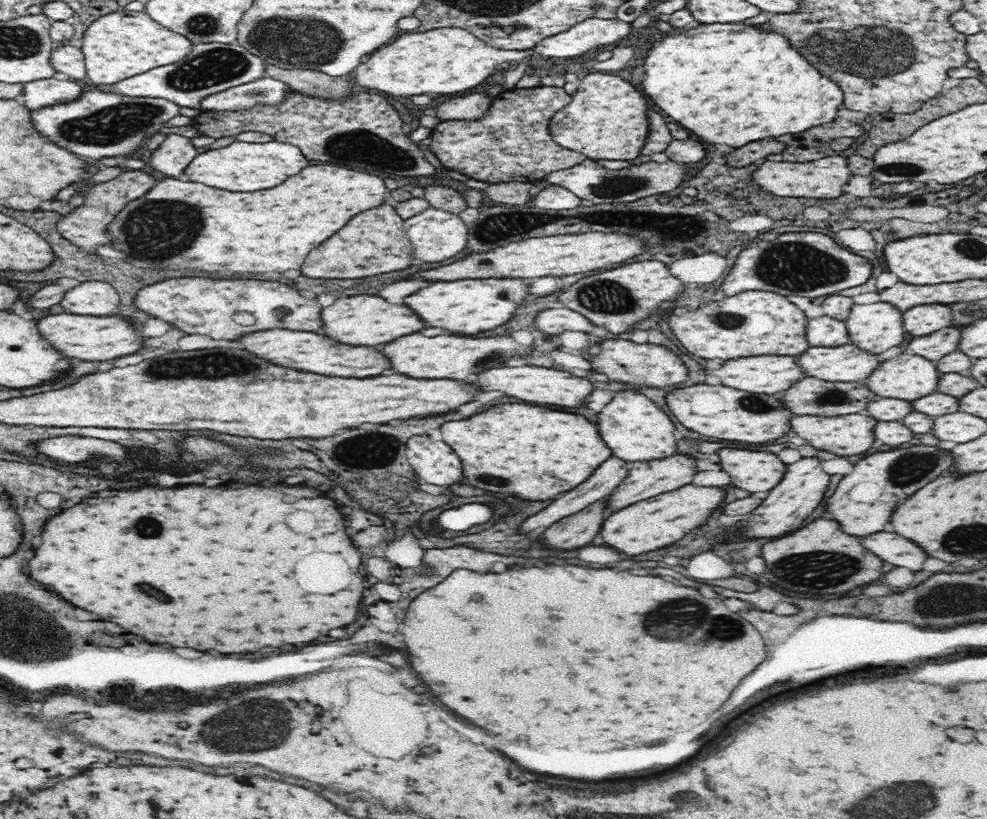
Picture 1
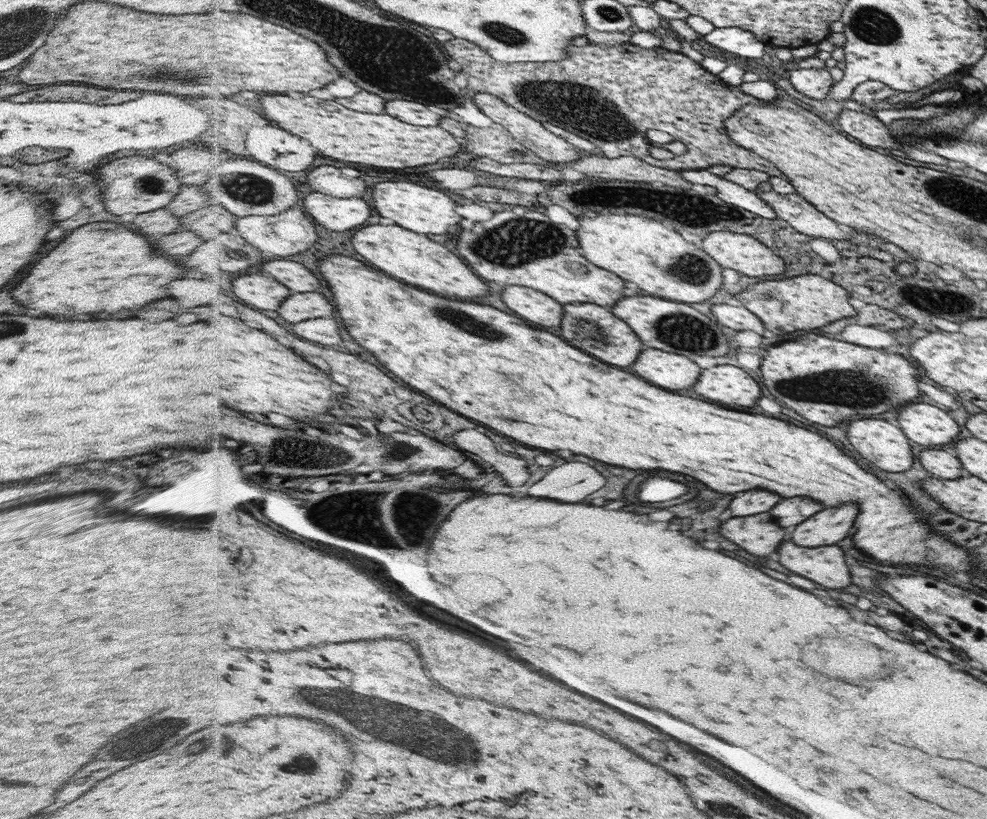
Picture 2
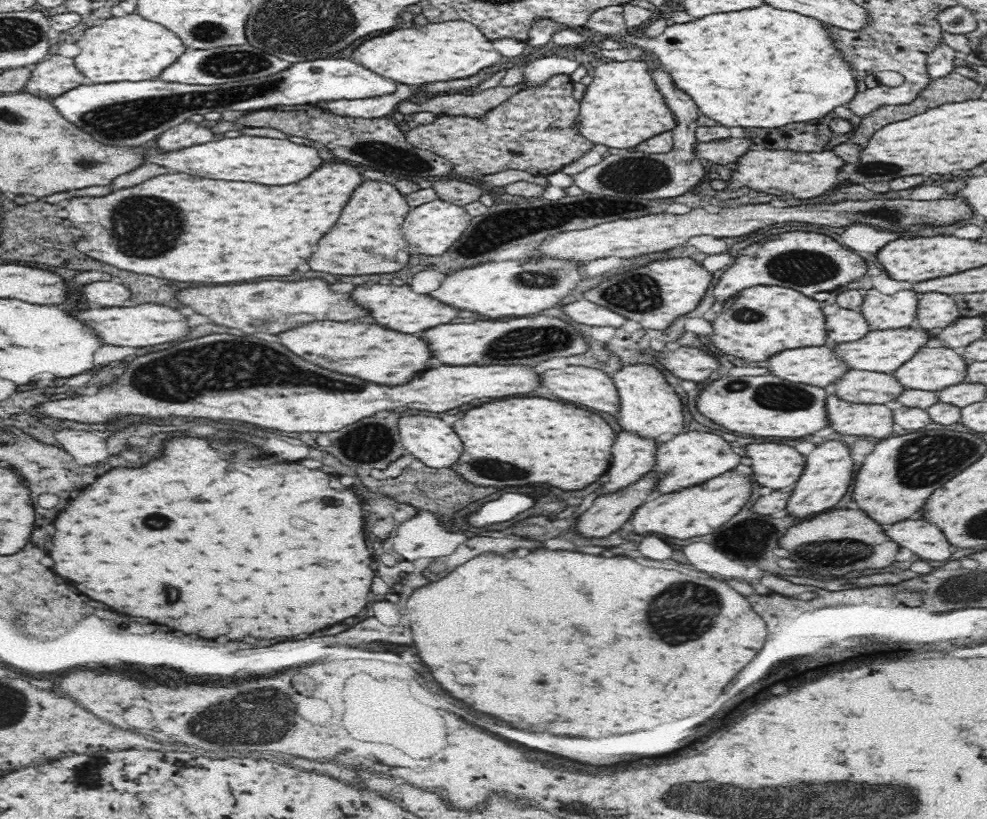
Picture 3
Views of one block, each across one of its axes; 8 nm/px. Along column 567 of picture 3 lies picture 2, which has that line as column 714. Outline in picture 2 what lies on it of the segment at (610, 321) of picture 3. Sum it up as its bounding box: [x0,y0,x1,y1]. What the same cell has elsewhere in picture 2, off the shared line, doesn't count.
[710,304,770,337]

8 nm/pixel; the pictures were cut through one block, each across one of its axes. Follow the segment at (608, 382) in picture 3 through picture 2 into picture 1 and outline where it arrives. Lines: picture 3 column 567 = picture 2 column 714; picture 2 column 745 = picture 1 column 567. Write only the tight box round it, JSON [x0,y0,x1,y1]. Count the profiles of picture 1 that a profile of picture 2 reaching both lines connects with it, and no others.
[476,365,592,406]

